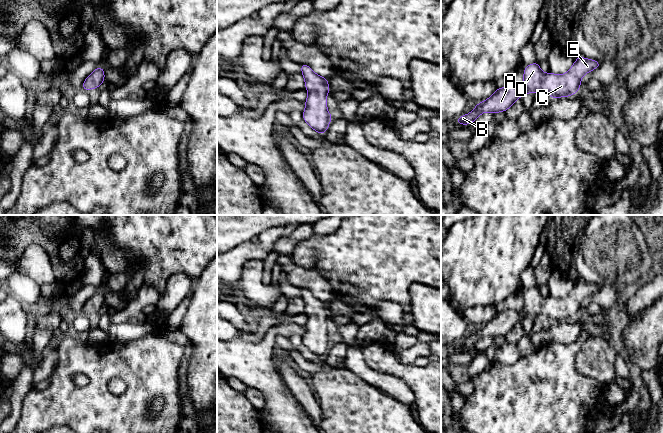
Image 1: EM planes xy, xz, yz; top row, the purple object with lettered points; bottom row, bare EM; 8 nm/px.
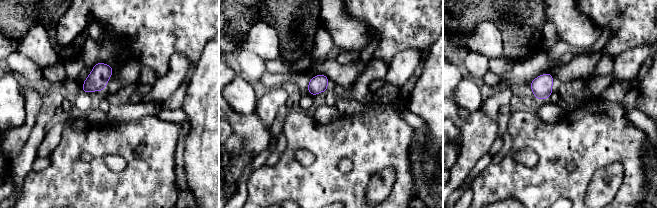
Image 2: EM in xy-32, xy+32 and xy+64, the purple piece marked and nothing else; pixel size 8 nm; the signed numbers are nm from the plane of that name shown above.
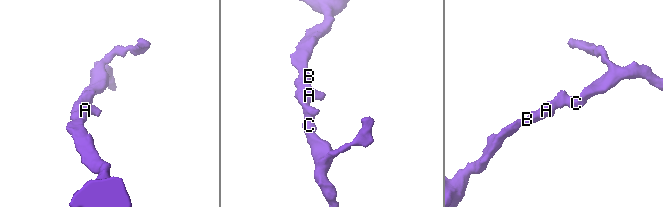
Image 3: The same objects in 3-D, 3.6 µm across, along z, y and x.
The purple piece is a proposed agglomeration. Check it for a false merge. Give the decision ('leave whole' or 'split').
leave whole

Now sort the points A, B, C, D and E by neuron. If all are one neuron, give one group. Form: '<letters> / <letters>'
A B C D E

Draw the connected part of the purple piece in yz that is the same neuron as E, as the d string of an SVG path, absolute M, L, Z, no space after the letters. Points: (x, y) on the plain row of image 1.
M578 280L572 291L562 299L551 296L543 297L540 289L534 286L524 292L523 307L520 312L506 310L498 312L485 325L477 327L476 331L455 345L460 349L472 348L482 337L505 336L518 322L525 317L536 318L539 313L545 313L551 322L568 321L576 318L581 311L582 301L599 292L601 286Z

